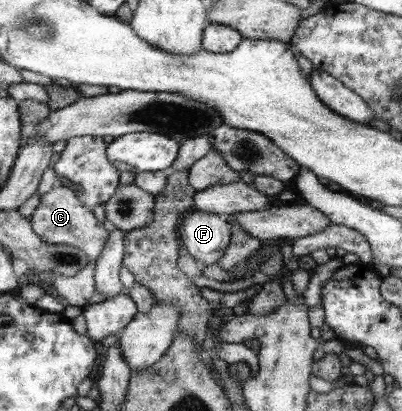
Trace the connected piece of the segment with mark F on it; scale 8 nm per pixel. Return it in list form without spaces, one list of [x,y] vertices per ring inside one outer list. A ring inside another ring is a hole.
[[[192,210],[183,216],[179,236],[201,269],[219,262],[231,241],[232,223],[227,216]]]

